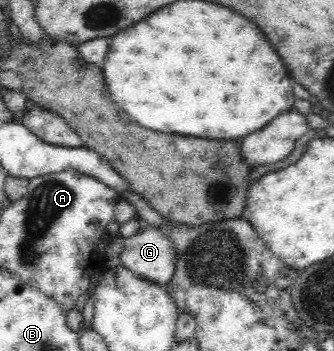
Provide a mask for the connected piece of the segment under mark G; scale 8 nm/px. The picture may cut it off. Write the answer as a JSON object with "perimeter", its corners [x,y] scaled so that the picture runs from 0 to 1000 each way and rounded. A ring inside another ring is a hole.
{"perimeter":[[[443,644],[368,692],[356,741],[371,764],[482,818],[509,801],[527,724],[515,689],[485,667],[485,655]]]}

